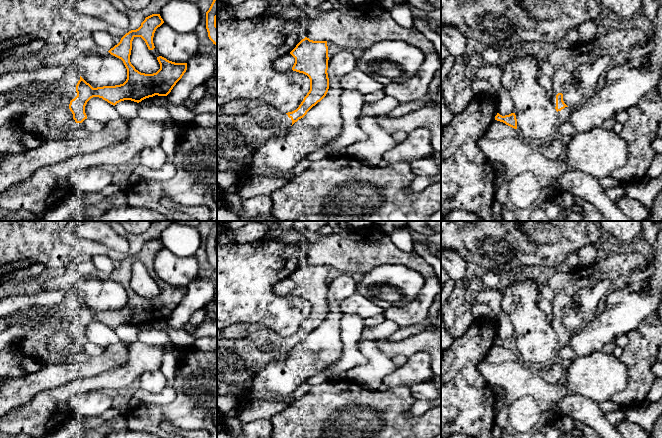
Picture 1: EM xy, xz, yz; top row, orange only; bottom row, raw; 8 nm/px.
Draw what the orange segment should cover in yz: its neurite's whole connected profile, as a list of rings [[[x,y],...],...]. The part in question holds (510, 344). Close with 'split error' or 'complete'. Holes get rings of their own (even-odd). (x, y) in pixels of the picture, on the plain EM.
[[[499,337],[495,340],[495,344],[505,347],[506,349],[517,353],[517,343],[515,337],[511,337],[509,339],[502,340]]]; complete

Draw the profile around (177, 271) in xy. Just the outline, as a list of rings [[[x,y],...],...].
[[[165,247],[156,253],[153,267],[160,280],[175,287],[187,287],[201,273],[196,255],[178,257]]]

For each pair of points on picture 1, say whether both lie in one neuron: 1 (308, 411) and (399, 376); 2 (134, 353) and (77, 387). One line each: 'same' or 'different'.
1: different
2: same

